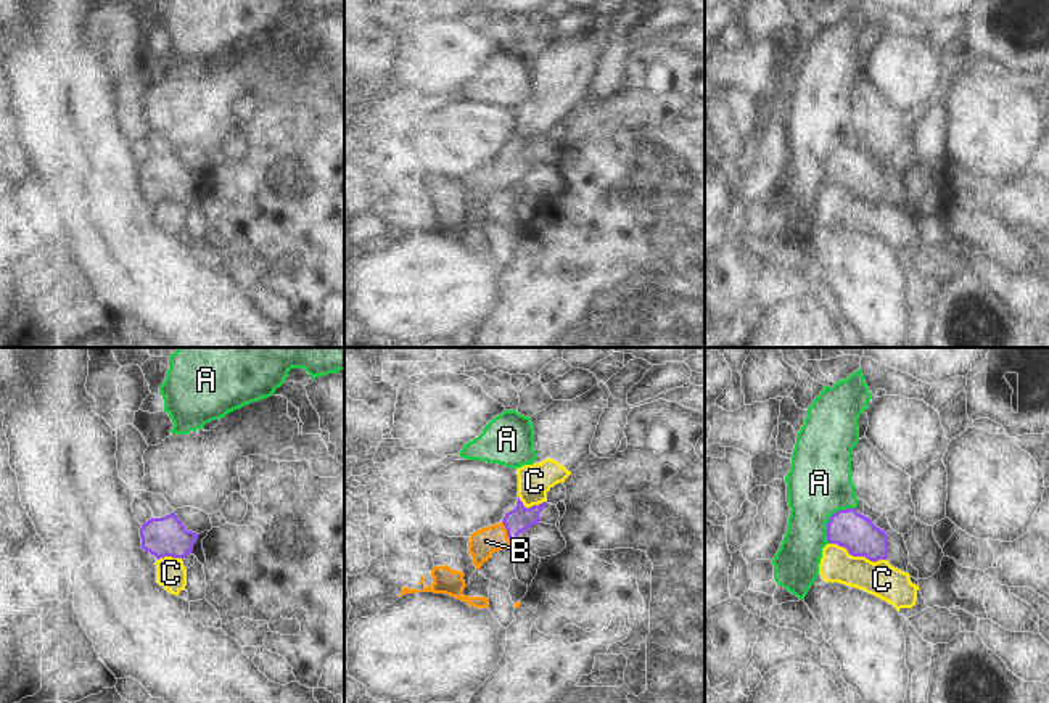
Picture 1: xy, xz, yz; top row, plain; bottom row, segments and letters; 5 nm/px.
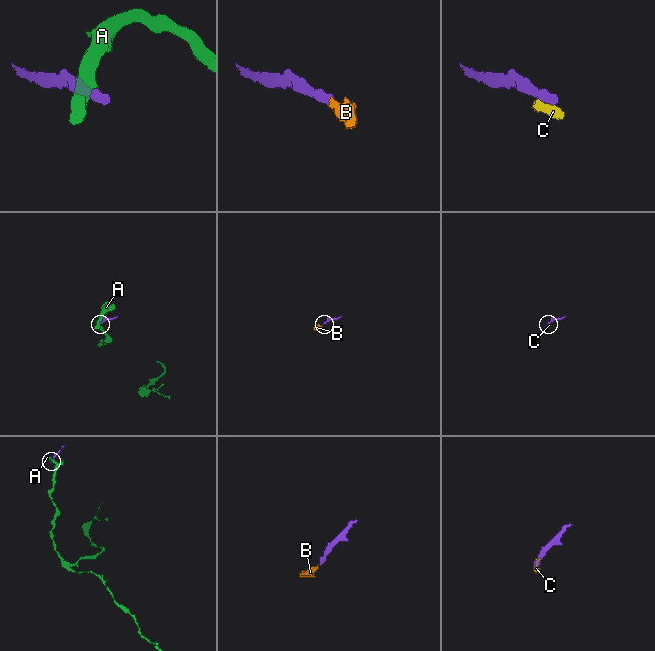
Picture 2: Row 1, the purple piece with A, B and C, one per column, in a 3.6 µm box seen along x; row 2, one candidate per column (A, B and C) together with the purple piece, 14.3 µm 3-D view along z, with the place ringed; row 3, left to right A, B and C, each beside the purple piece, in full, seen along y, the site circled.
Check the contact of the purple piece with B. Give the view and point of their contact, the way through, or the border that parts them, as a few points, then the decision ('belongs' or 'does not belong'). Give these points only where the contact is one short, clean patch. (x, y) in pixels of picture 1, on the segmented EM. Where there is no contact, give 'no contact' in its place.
contact xz (507, 531); way xz (520, 518), (507, 531), (486, 541); belongs

